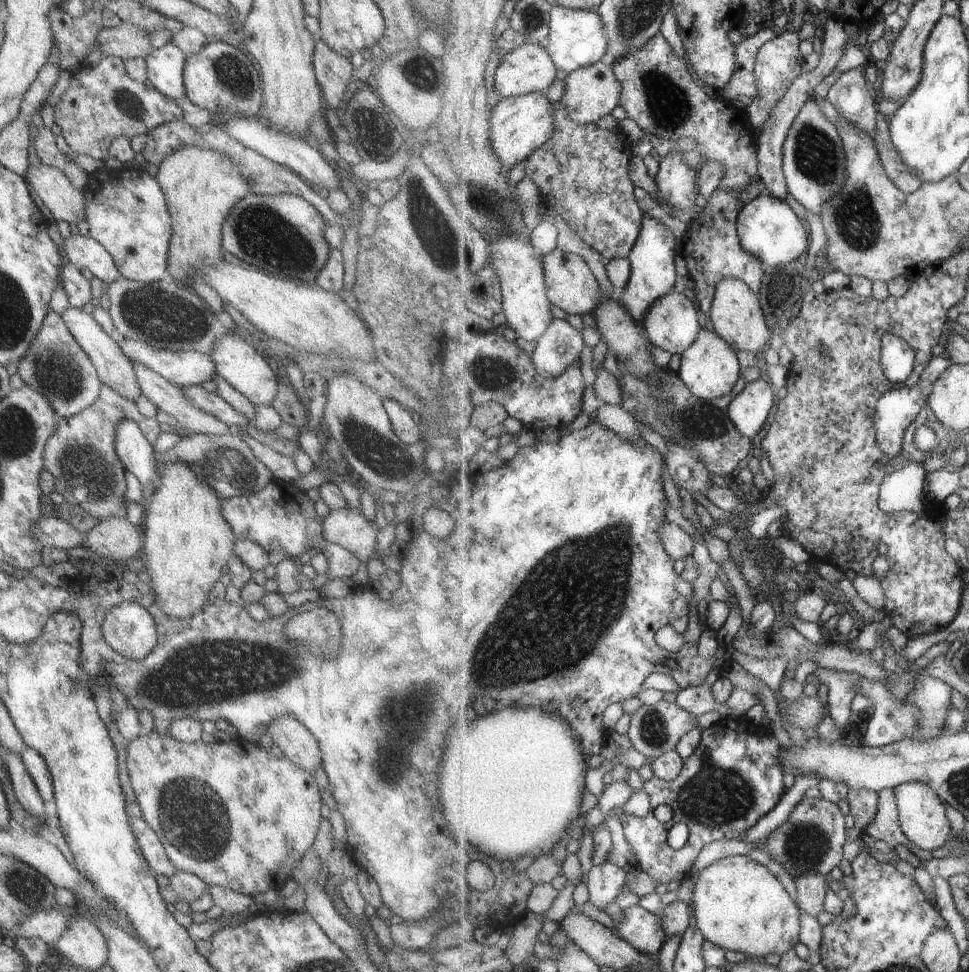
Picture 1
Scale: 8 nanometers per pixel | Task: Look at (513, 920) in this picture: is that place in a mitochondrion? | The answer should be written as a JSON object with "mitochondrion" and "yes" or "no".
{"mitochondrion":"no"}

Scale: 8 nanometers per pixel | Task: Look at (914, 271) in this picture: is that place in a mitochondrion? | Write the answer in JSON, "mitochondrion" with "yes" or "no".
{"mitochondrion":"no"}

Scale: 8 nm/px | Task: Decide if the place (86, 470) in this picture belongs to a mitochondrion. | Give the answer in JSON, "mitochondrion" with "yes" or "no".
{"mitochondrion":"yes"}

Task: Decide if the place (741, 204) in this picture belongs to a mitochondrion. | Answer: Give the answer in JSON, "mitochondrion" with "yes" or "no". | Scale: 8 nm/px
{"mitochondrion":"no"}

